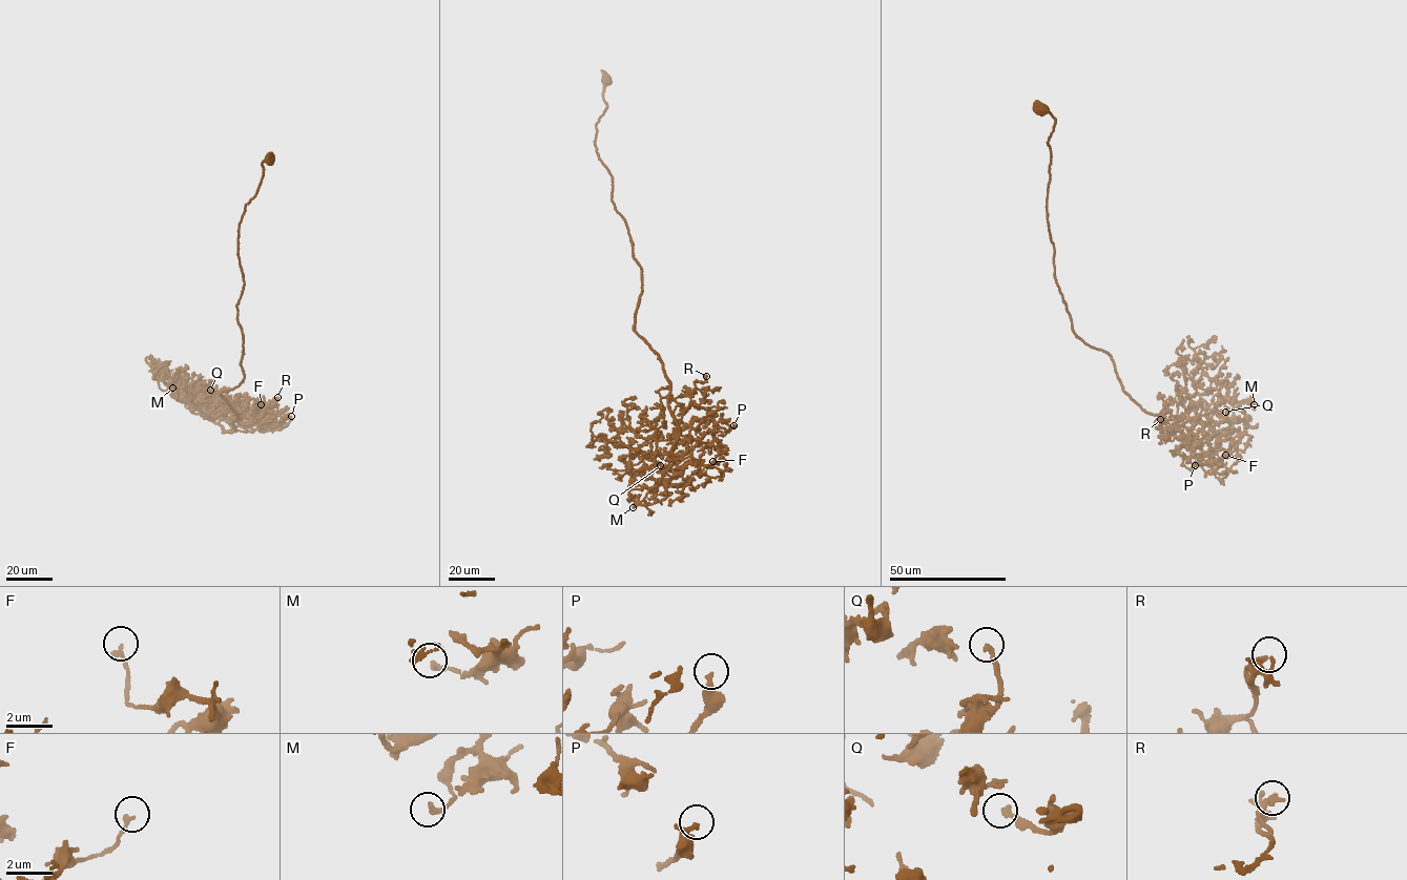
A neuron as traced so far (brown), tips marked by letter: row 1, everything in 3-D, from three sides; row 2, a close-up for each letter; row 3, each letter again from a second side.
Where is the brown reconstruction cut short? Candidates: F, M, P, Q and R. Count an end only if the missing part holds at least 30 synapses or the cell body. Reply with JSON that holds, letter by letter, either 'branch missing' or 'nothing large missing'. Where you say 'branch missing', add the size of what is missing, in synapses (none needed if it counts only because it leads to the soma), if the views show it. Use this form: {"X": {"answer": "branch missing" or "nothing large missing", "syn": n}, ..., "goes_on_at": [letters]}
{"F": {"answer": "nothing large missing"}, "M": {"answer": "nothing large missing"}, "P": {"answer": "nothing large missing"}, "Q": {"answer": "nothing large missing"}, "R": {"answer": "nothing large missing"}, "goes_on_at": []}

